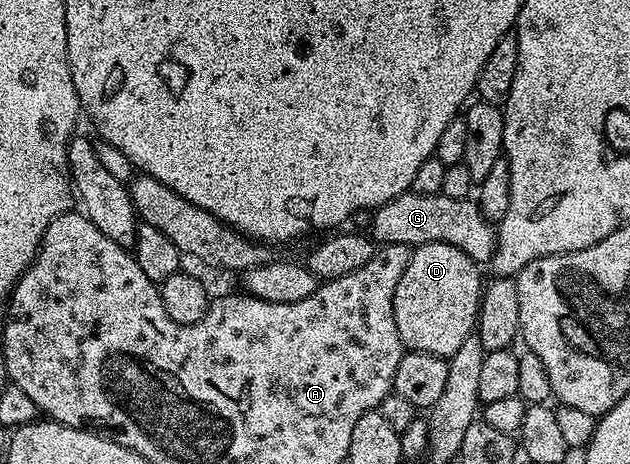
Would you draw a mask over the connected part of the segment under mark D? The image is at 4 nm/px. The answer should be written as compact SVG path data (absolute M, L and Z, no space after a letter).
M434 242L433 244L425 244L424 246L416 246L412 249L411 259L405 268L405 272L401 276L401 280L395 289L393 296L393 316L397 320L397 332L401 336L404 347L407 350L420 350L421 352L429 352L433 356L441 356L442 358L451 358L453 352L457 352L457 348L461 348L461 344L465 344L465 340L472 337L473 331L477 326L477 319L479 316L479 300L485 285L485 278L479 275L481 270L480 263L475 262L469 256L465 256L465 252L461 252L461 248L453 248L453 244L441 244Z

